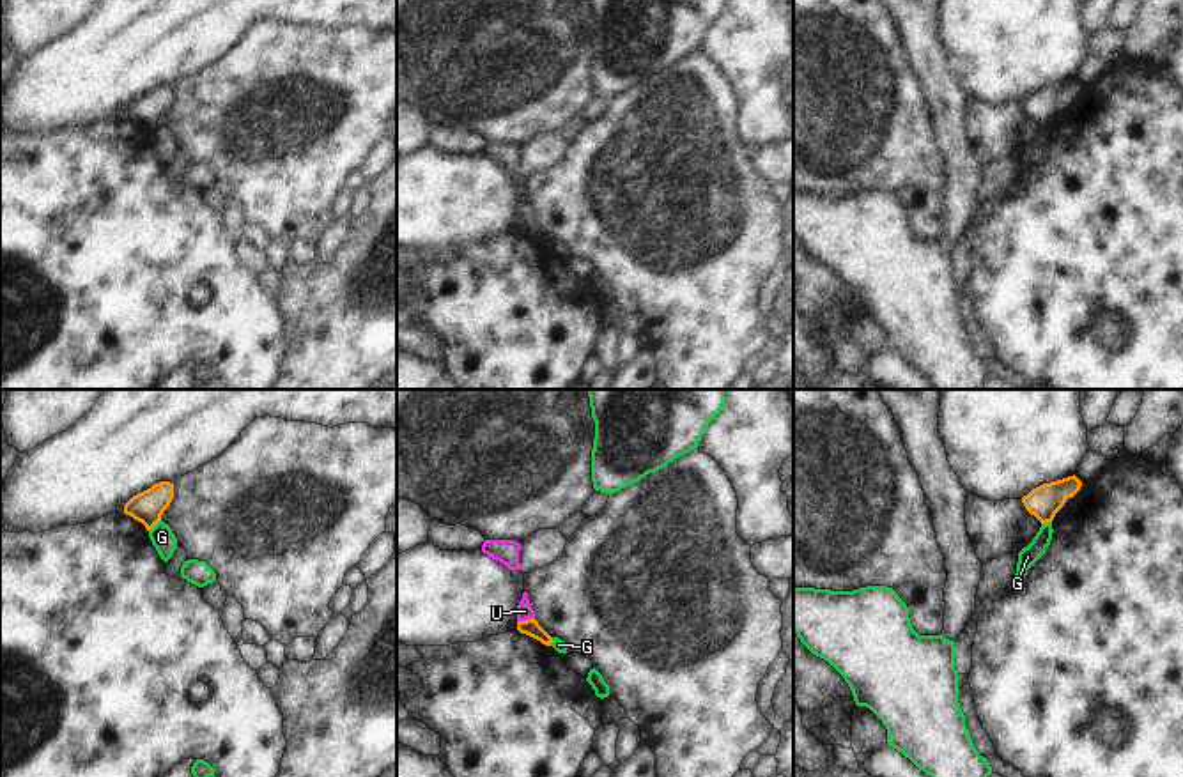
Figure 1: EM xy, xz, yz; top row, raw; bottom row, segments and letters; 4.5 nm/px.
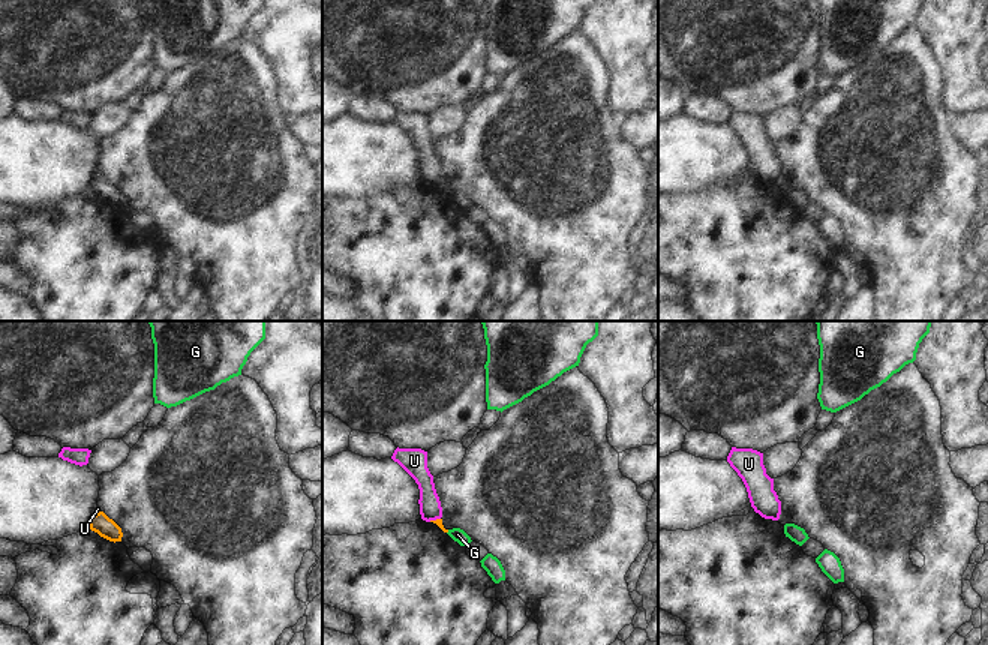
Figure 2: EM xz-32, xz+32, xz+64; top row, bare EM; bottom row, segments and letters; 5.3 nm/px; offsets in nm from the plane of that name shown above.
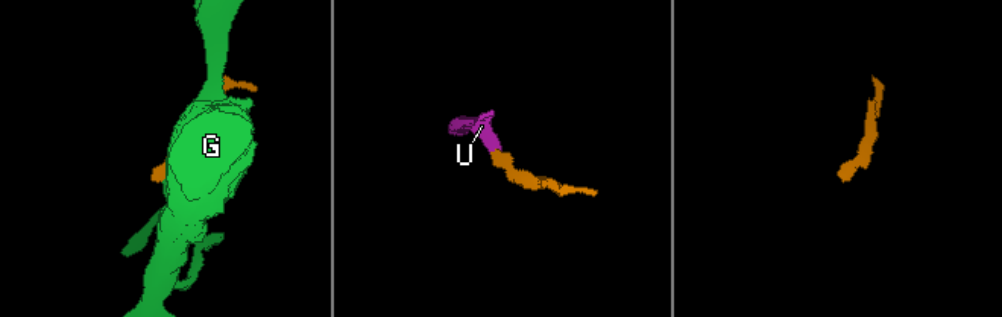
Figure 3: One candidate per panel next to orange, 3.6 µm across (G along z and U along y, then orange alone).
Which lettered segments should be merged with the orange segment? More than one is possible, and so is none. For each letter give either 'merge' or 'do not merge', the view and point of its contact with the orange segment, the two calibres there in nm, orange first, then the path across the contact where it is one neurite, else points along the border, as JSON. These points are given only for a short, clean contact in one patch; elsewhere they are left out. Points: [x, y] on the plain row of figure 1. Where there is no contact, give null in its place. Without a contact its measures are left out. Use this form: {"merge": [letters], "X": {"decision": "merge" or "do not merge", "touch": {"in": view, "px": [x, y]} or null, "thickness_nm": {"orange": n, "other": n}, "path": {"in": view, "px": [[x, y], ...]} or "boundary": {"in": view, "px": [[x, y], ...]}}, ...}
{"merge": ["U"], "G": {"decision": "do not merge", "touch": {"in": "xy", "px": [154, 128]}, "thickness_nm": {"orange": 150, "other": 110}, "boundary": {"in": "xy", "px": [[160, 123], [149, 135]]}}, "U": {"decision": "merge", "touch": {"in": "xz", "px": [526, 223]}, "thickness_nm": {"orange": 80, "other": 80}, "path": {"in": "xz", "px": [[530, 230], [526, 223], [525, 215]]}}}

